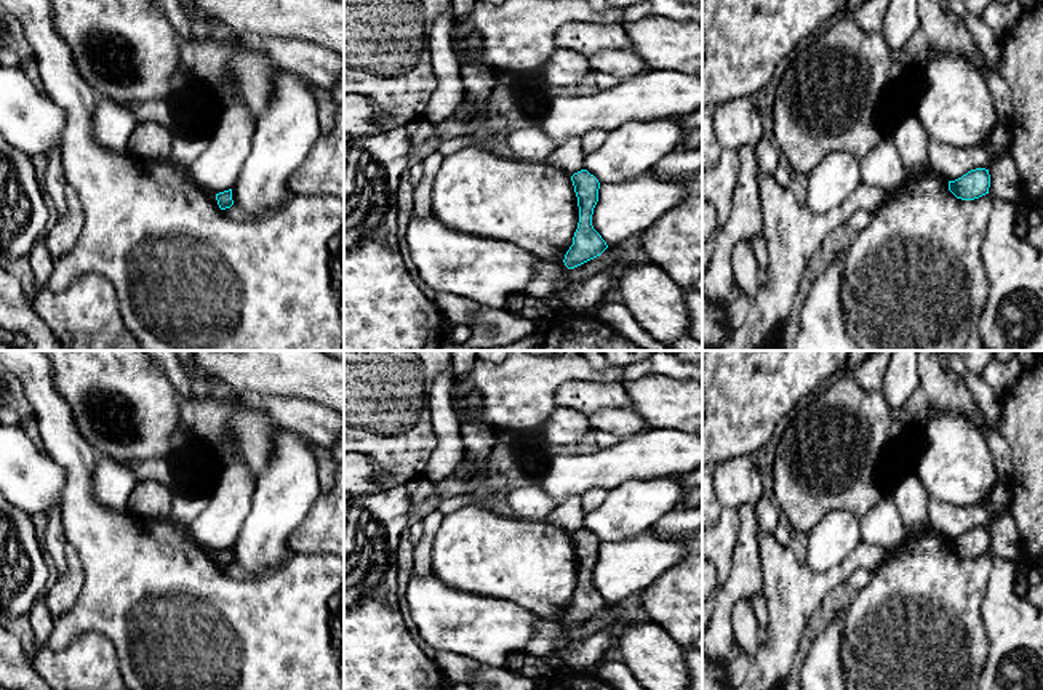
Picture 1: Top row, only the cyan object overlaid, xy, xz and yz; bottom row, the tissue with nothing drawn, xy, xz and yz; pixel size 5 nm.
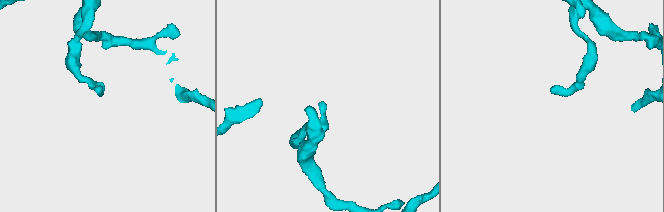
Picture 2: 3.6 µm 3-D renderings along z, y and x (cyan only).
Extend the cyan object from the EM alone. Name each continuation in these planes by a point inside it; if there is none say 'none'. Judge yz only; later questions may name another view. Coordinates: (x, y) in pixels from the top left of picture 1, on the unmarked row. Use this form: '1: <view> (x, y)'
none

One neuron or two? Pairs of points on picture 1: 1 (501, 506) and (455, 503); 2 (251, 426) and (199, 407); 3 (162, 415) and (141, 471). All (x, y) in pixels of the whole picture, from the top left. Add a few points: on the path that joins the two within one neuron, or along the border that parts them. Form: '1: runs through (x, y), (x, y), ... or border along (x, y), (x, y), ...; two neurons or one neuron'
1: runs through (490, 501), (466, 500); one neuron
2: runs through (239, 420), (211, 418); one neuron
3: border along (168, 457), (141, 458), (127, 466); two neurons

